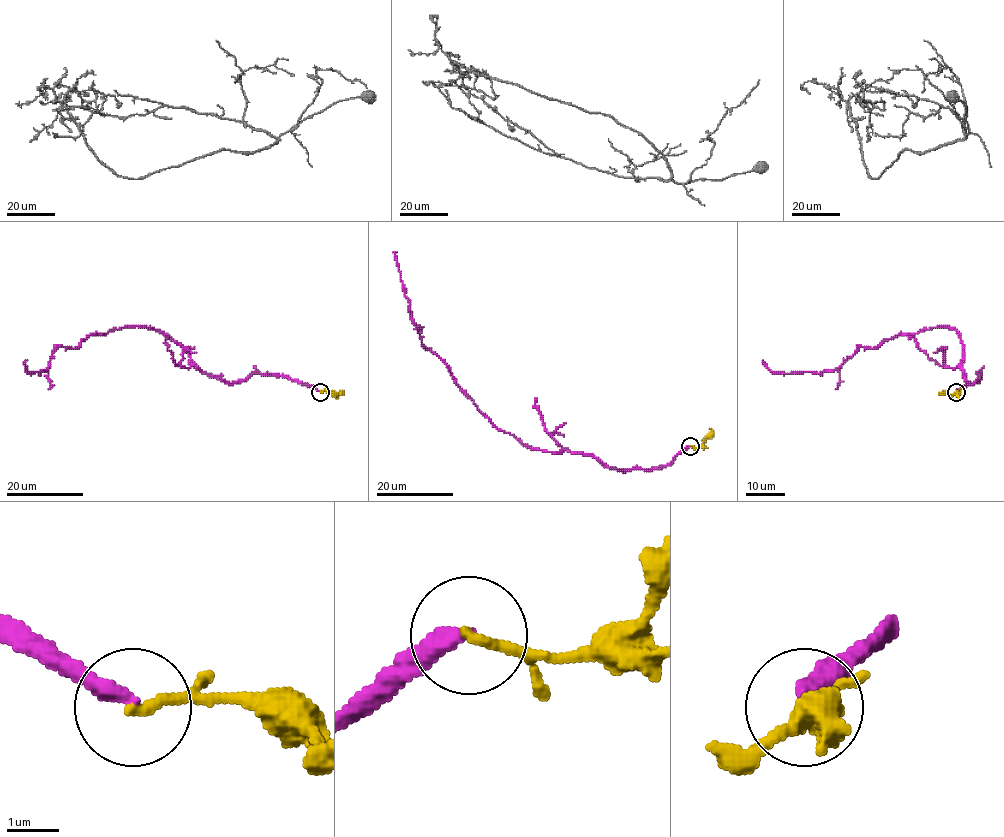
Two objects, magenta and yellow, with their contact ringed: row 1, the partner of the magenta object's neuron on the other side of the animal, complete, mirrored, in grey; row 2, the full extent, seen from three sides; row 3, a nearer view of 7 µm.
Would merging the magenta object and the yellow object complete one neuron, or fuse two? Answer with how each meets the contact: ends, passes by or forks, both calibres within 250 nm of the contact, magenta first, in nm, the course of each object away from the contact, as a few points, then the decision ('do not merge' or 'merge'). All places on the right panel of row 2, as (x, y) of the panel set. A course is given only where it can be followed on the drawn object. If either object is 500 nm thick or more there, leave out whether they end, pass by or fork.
magenta ends; yellow ends; calibres 320 and 200 nm; course magenta (956, 392), (980, 373), (963, 377), (959, 333), (940, 326), (860, 346), (818, 373), (770, 371), (763, 359); course yellow (956, 392), (954, 395), (938, 394); do not merge

